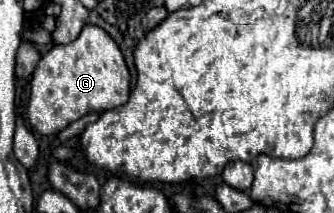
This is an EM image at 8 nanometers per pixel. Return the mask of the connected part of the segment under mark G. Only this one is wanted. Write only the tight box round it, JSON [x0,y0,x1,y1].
[28,25,130,135]

